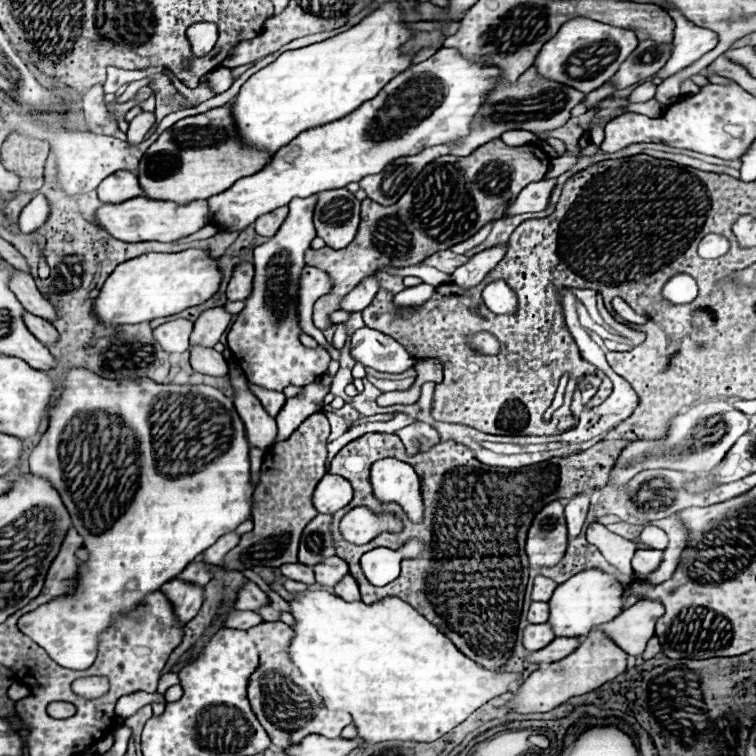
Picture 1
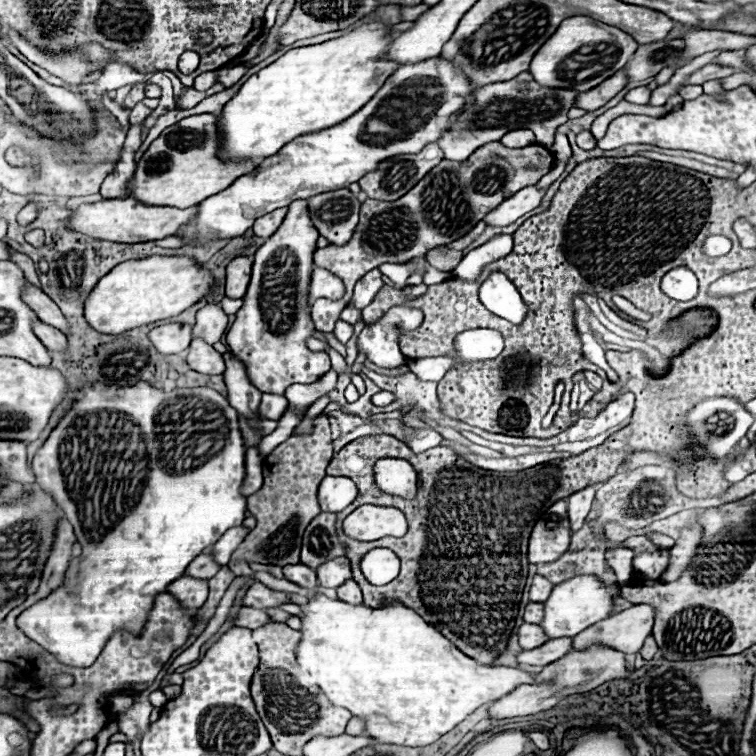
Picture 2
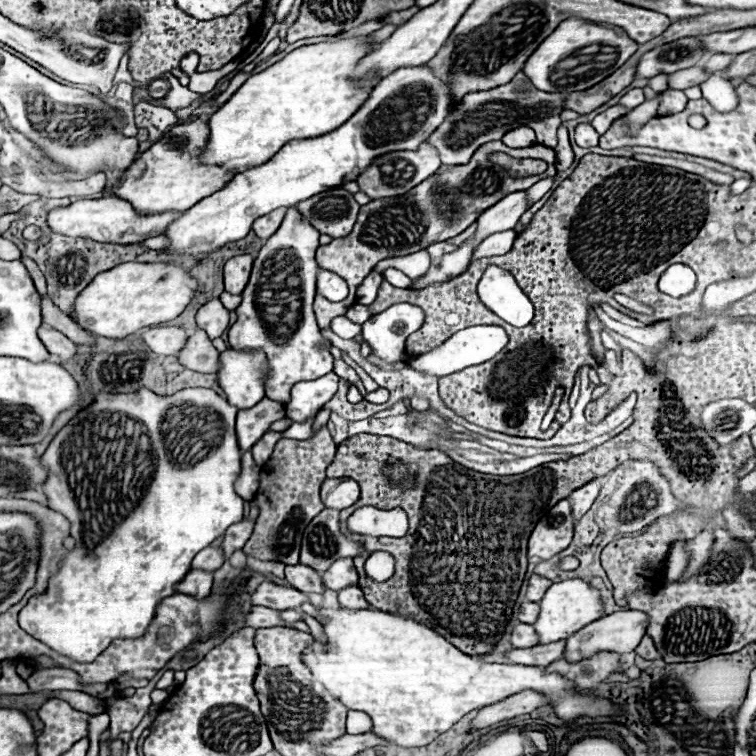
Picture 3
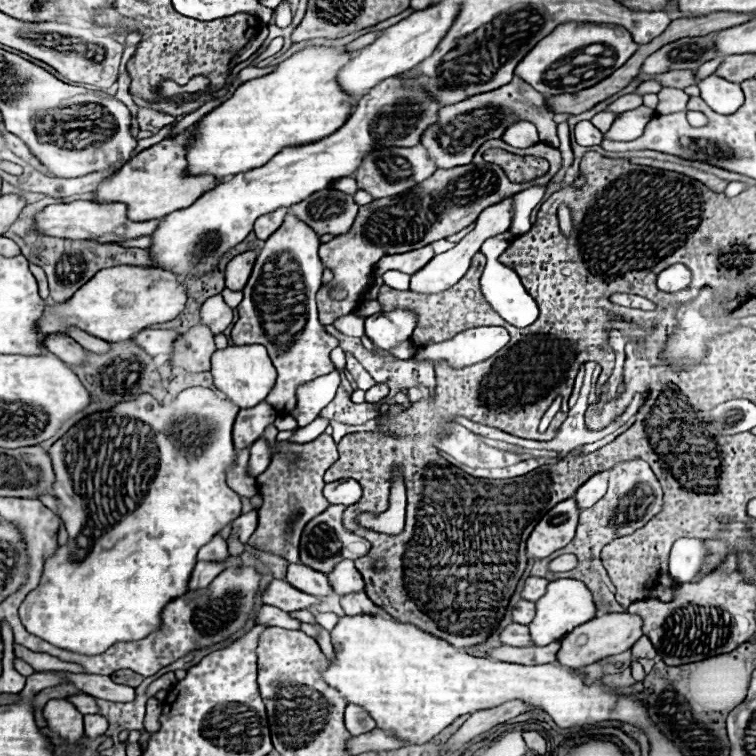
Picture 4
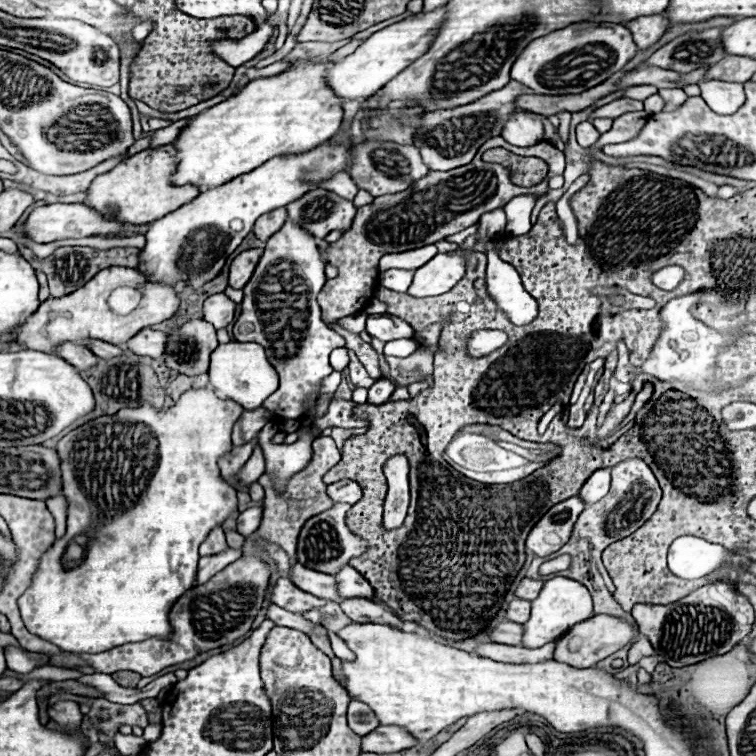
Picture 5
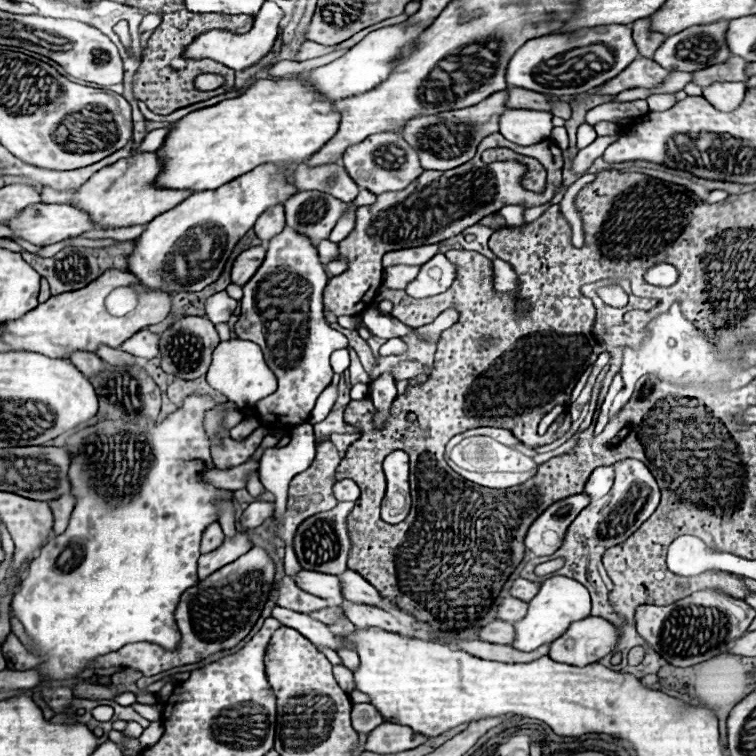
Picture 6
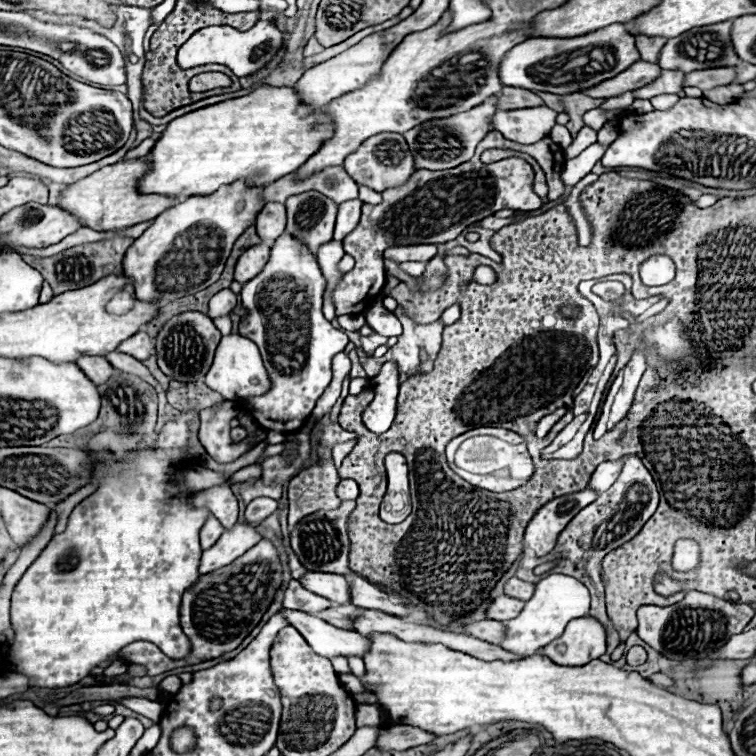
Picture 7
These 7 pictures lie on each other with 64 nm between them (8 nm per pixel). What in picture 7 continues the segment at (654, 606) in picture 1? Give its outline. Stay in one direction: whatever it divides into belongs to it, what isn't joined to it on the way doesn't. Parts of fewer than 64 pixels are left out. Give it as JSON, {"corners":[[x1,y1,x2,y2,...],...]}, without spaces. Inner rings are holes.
{"corners":[[576,618,566,626,560,638,552,640,552,644,546,644,542,648,542,654,560,666,584,666,606,654,606,630,592,618]]}

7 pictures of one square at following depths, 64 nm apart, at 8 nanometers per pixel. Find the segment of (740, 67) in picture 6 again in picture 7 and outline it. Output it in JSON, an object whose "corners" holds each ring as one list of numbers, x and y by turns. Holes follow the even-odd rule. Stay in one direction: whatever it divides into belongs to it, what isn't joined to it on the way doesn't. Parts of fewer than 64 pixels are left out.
{"corners":[[710,68,704,72,690,72,684,76,684,86,696,86,700,90,718,88,734,80,734,68]]}

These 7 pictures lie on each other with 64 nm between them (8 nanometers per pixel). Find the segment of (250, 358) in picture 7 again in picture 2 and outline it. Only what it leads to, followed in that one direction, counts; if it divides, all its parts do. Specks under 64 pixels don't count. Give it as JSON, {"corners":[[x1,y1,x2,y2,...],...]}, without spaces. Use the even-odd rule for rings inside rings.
{"corners":[[232,352,224,354,224,362,226,362,226,372,222,376,224,376,226,388,228,388,228,402,245,418,254,418,254,421,248,422,251,427,262,429,261,440,264,436,272,433,278,423,274,420,269,420,269,423,260,423,261,417,257,410,260,406,262,392,256,386,252,386,248,372,246,372,246,364,238,356,234,356]]}

